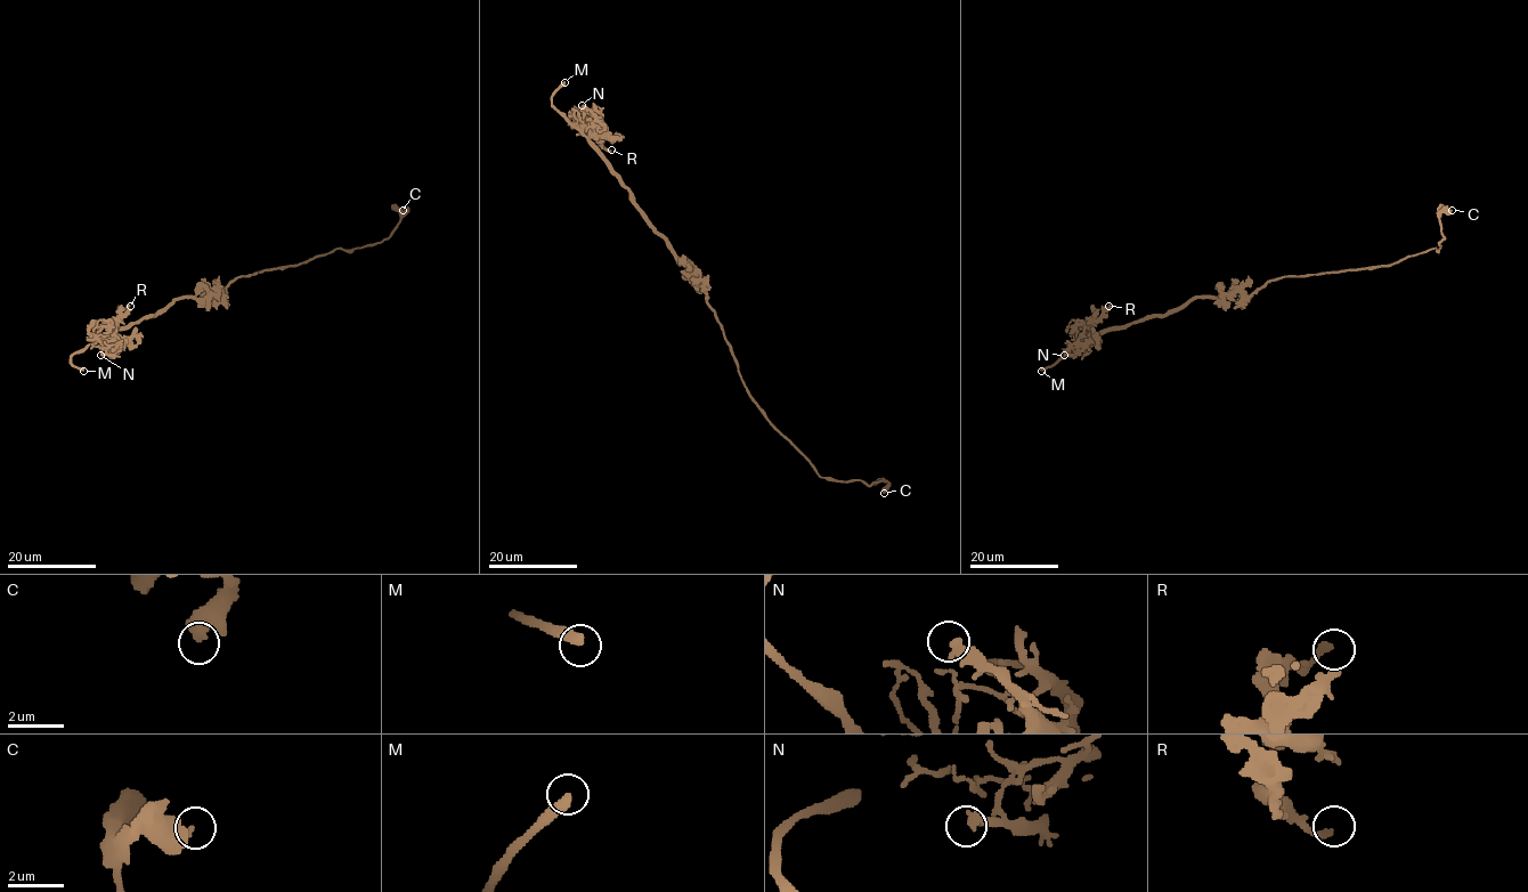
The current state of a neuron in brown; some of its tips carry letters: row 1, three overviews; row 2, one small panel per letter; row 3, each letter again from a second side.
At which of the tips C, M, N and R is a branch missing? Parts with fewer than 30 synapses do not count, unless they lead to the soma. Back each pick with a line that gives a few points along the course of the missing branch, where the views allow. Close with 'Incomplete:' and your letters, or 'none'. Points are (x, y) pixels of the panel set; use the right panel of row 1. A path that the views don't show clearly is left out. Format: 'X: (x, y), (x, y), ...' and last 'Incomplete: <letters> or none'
Incomplete: M

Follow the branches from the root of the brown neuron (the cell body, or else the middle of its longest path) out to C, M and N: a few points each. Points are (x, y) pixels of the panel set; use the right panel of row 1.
C: (1267, 283), (1282, 277), (1389, 266), (1438, 249), (1444, 238), (1439, 215), (1452, 210)
M: (1267, 283), (1249, 294), (1192, 298), (1172, 311), (1108, 327), (1041, 371)
N: (1267, 283), (1249, 294), (1228, 292), (1222, 298), (1192, 298), (1172, 311), (1106, 329), (1083, 349), (1064, 355)

